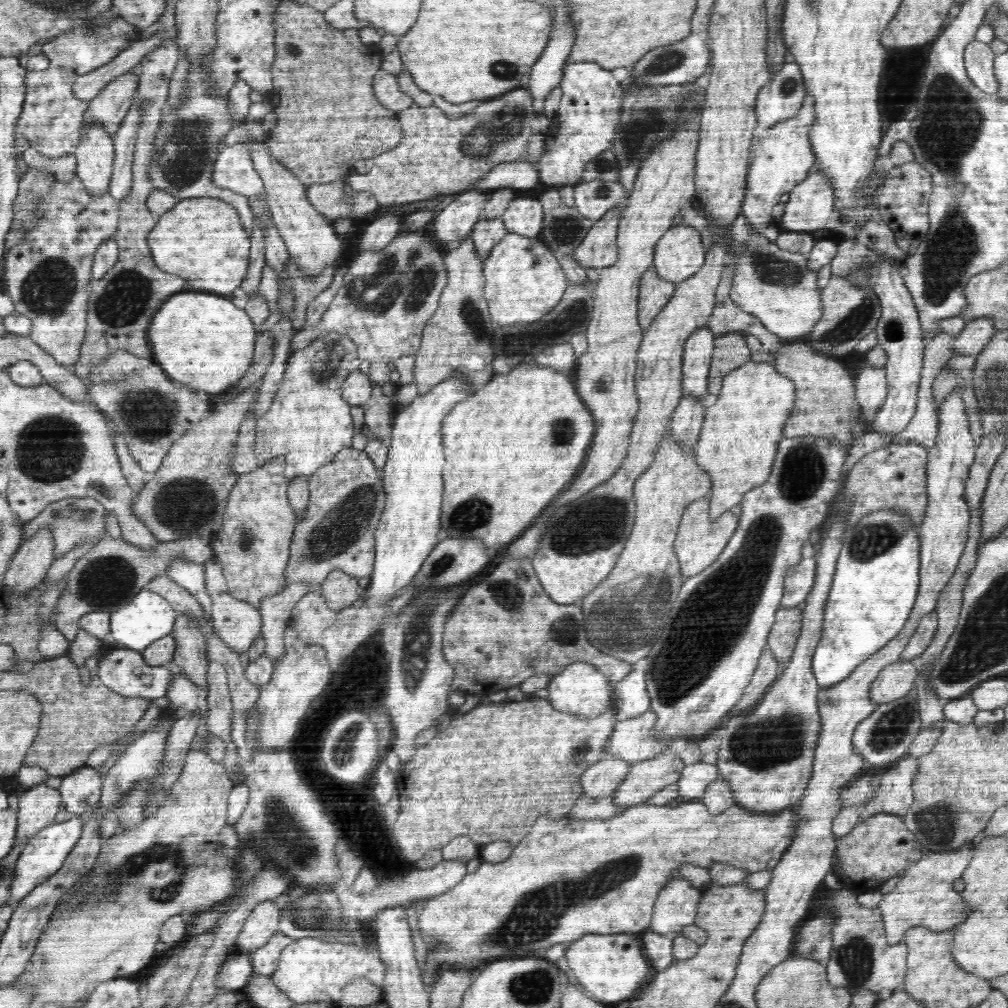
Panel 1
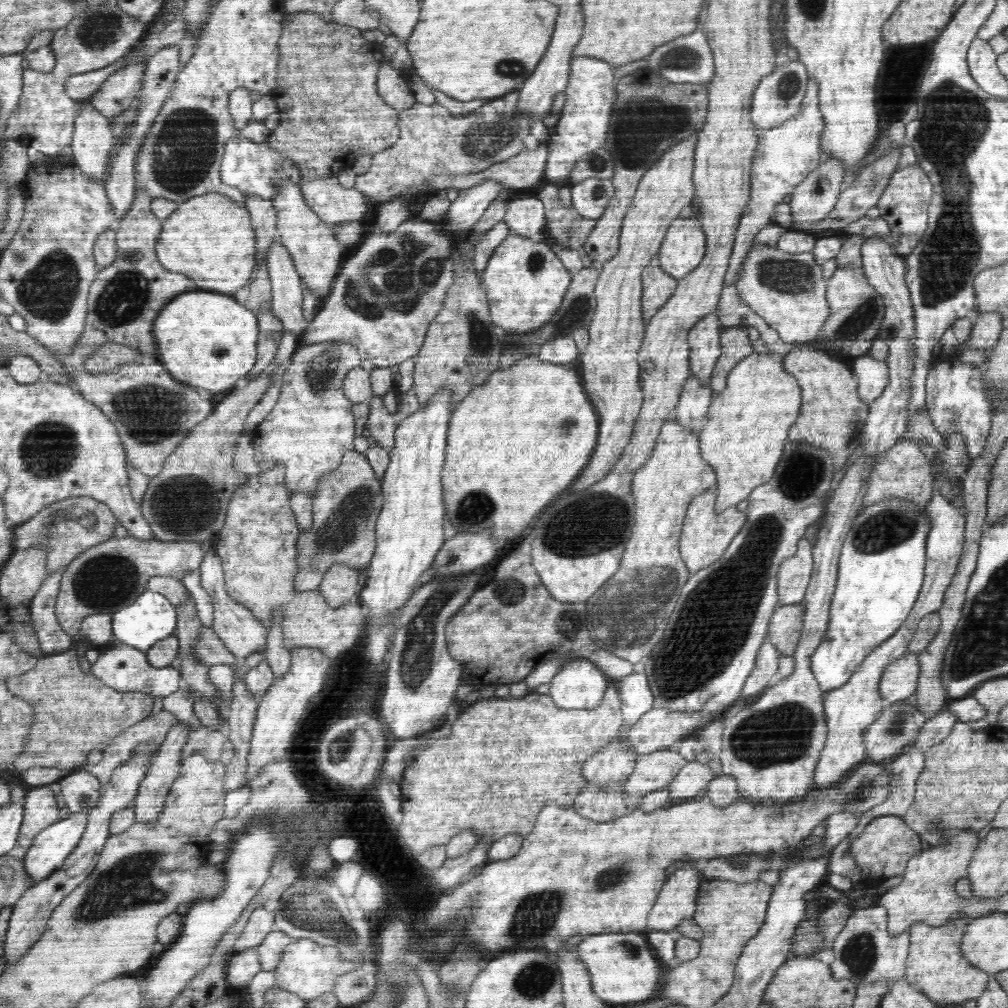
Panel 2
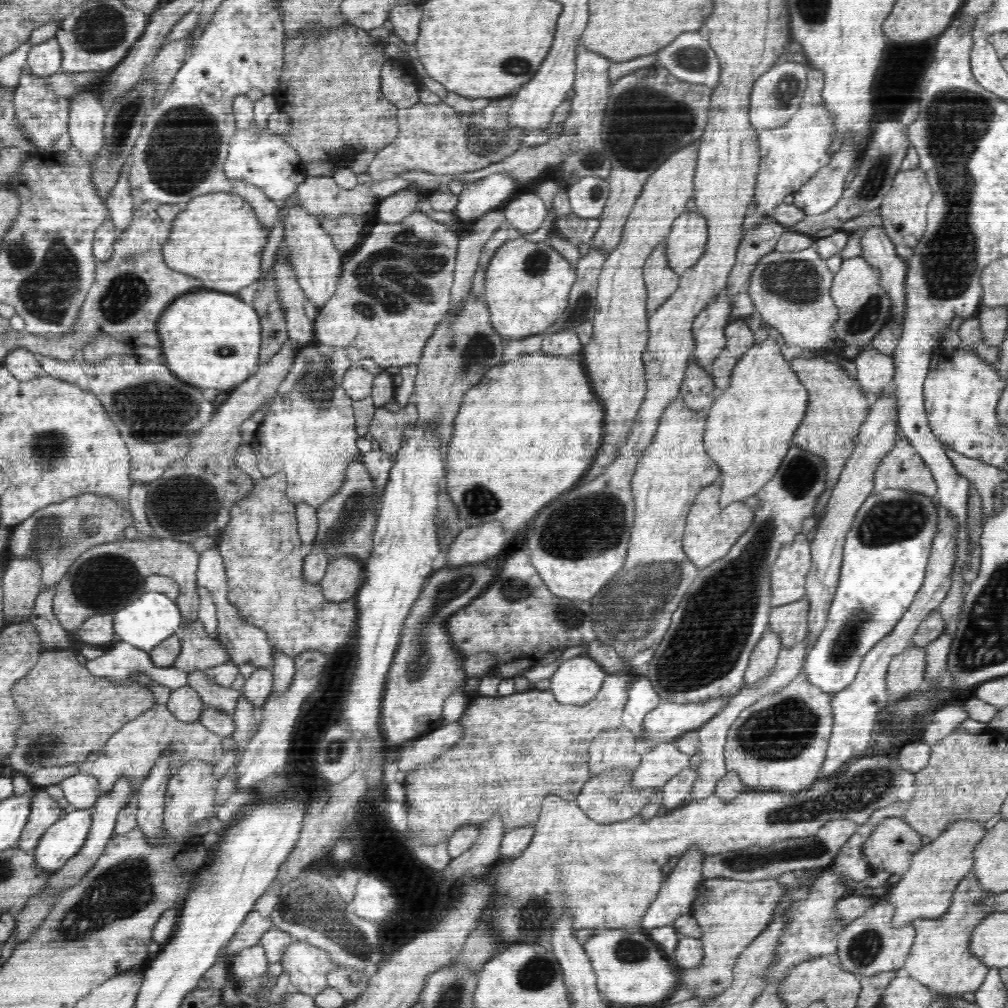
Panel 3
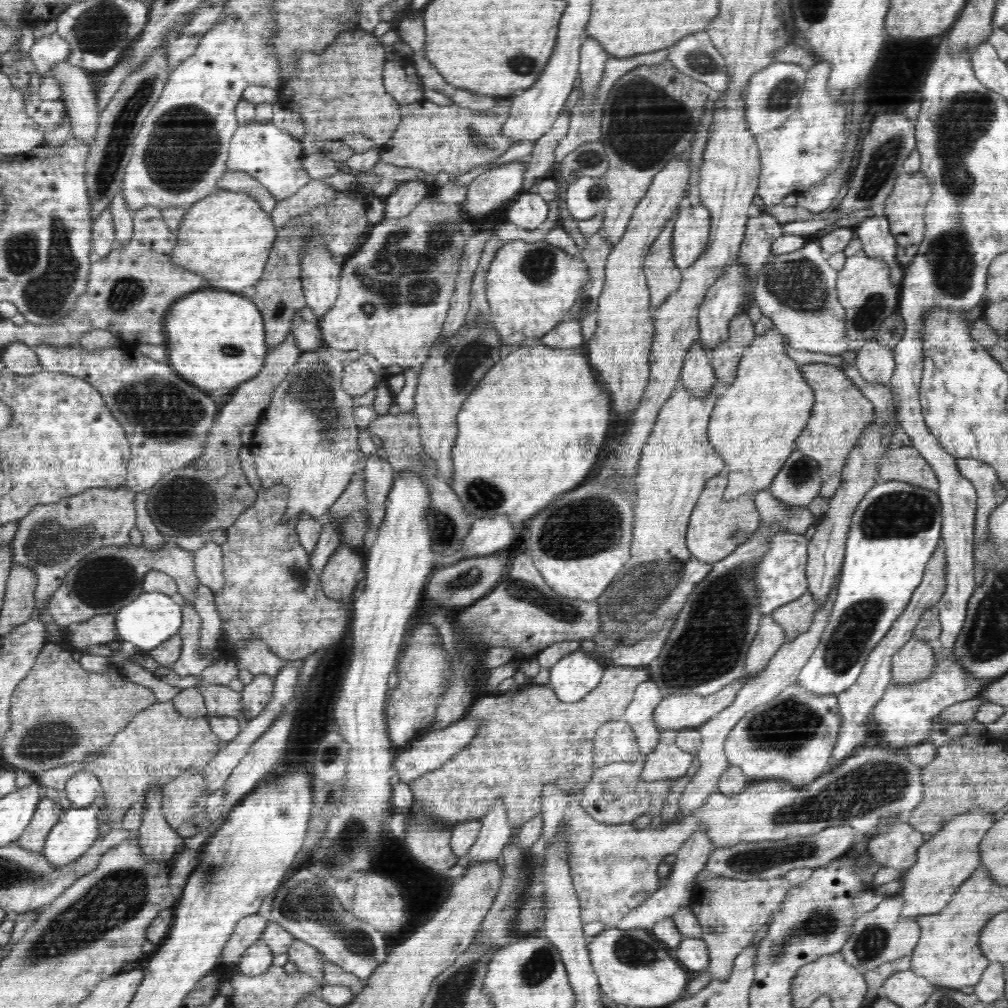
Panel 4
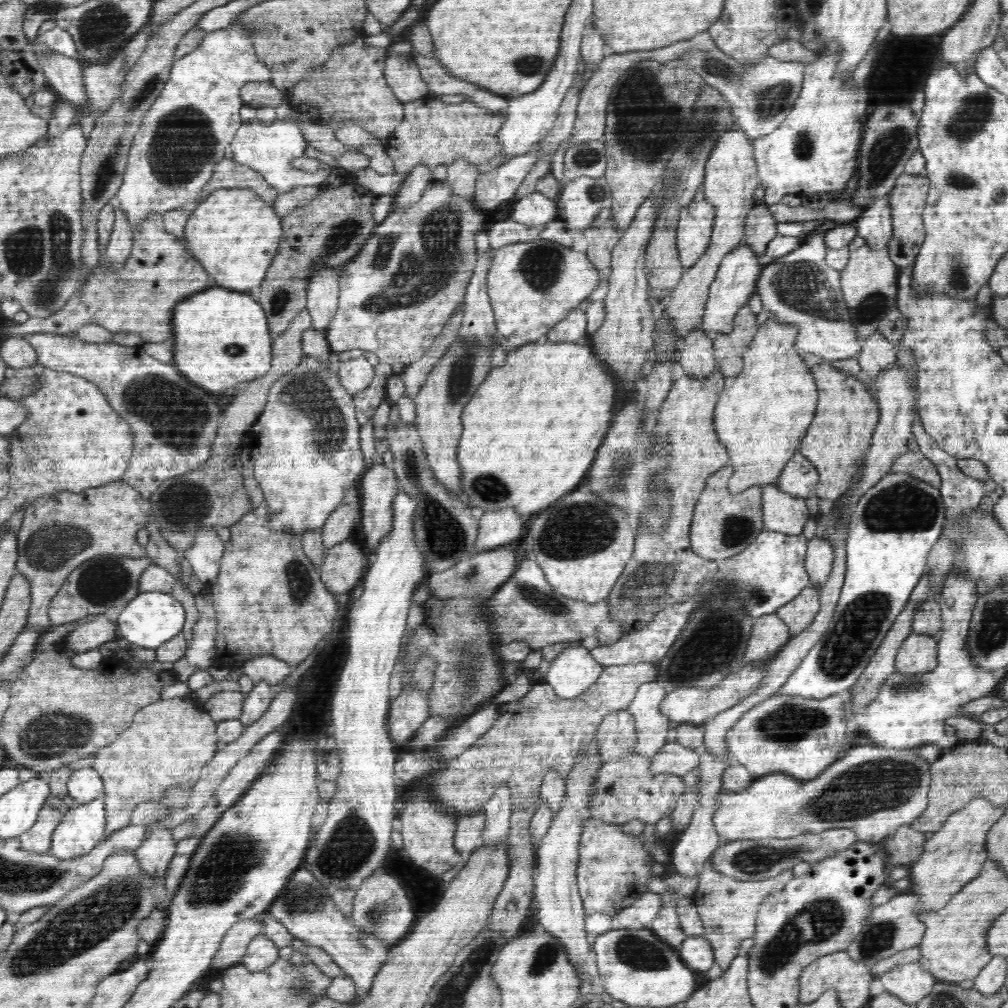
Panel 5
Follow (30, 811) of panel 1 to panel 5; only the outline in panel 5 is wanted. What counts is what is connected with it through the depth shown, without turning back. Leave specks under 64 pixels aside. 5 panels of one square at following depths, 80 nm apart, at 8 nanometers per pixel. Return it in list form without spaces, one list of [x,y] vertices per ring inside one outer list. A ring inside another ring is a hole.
[[[44,803],[36,822],[24,833],[19,834],[21,847],[28,852],[48,853],[52,835],[62,820],[62,812],[54,806]]]

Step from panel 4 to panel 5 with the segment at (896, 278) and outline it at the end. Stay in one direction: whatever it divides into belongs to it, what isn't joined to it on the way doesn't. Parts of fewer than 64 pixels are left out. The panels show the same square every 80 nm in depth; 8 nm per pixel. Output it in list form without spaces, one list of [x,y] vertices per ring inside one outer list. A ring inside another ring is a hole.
[[[882,195],[874,199],[863,209],[855,224],[857,235],[865,240],[866,245],[872,249],[888,247],[893,232],[890,197]]]

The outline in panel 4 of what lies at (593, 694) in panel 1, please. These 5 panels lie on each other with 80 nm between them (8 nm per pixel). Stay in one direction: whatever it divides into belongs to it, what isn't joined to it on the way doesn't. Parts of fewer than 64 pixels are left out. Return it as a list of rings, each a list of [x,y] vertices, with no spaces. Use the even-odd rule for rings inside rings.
[[[573,651],[549,669],[549,685],[562,702],[578,702],[600,684],[604,670],[605,666],[591,654]]]

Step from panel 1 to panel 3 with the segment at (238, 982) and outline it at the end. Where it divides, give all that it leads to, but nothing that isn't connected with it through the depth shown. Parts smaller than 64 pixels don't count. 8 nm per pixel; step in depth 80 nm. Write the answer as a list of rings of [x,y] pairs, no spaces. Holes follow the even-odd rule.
[[[260,942],[256,946],[245,948],[243,951],[235,954],[231,958],[230,963],[232,965],[232,974],[234,974],[234,979],[231,980],[233,982],[236,980],[250,980],[250,978],[260,977],[260,974],[264,974],[268,970],[269,965],[264,947]]]

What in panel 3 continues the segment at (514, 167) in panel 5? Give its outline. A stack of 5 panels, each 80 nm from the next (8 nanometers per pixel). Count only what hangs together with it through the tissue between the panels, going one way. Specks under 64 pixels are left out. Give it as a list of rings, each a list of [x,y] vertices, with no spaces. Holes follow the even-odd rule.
[[[492,174],[465,185],[459,194],[453,214],[469,226],[489,210],[506,202],[520,184],[507,174]]]

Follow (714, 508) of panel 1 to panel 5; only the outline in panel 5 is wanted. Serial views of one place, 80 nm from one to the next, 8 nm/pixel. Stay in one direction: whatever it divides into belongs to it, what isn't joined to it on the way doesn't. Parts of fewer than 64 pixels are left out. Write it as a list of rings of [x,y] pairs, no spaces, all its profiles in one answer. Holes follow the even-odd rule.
[[[774,316],[763,322],[750,346],[744,351],[743,369],[734,377],[732,390],[724,390],[716,404],[716,432],[720,430],[718,436],[724,438],[724,442],[728,442],[728,450],[732,450],[730,465],[733,473],[727,482],[732,493],[757,484],[760,486],[773,484],[796,450],[799,450],[800,440],[803,440],[806,428],[815,417],[819,393],[816,394],[818,388],[814,384],[815,378],[810,373],[806,359],[800,355],[795,346],[798,332],[798,323],[783,323]]]

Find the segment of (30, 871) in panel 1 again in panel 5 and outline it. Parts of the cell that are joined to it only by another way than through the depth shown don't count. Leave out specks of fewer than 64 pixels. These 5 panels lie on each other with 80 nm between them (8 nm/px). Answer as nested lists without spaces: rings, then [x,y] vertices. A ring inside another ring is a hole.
[[[104,797],[84,804],[75,804],[62,817],[52,835],[48,853],[60,860],[70,860],[88,854],[106,838],[106,806]]]

